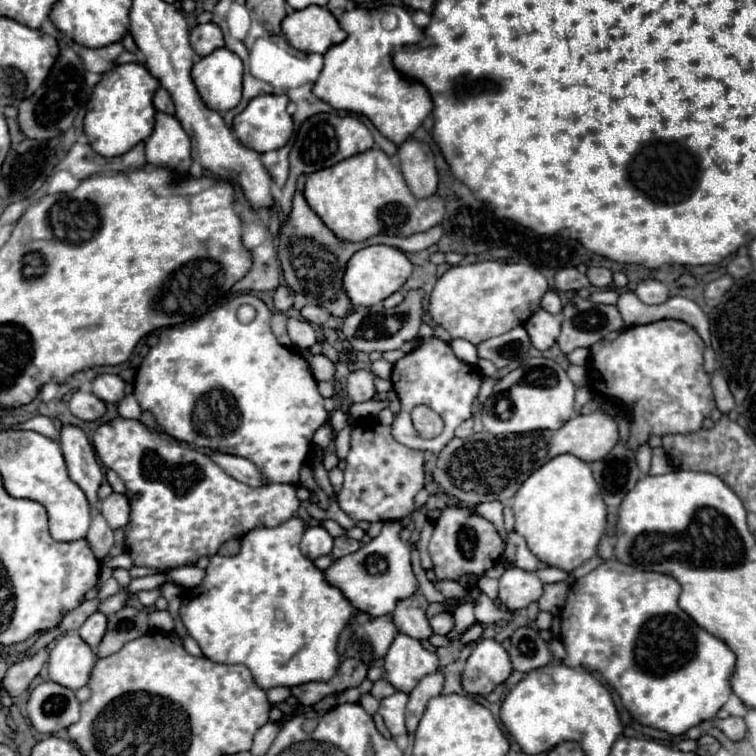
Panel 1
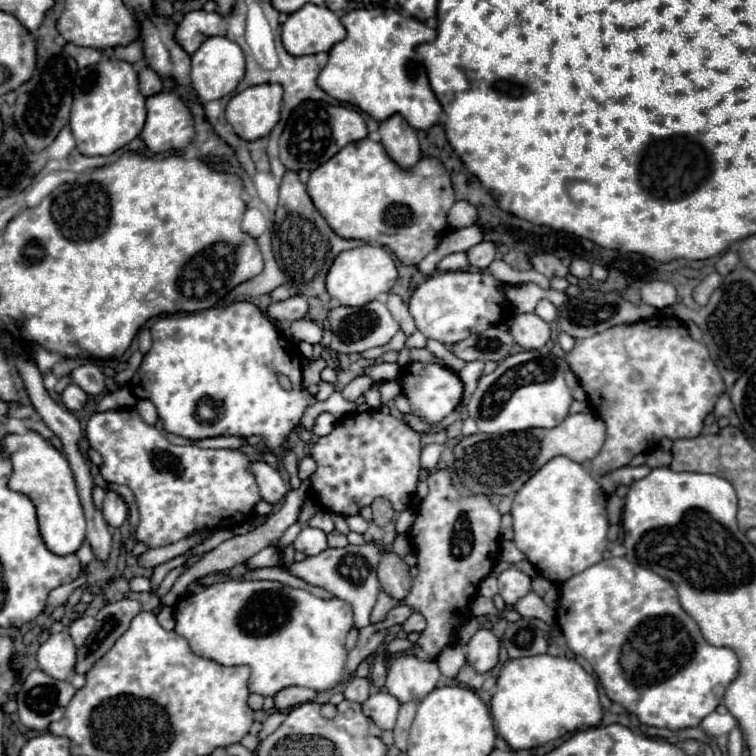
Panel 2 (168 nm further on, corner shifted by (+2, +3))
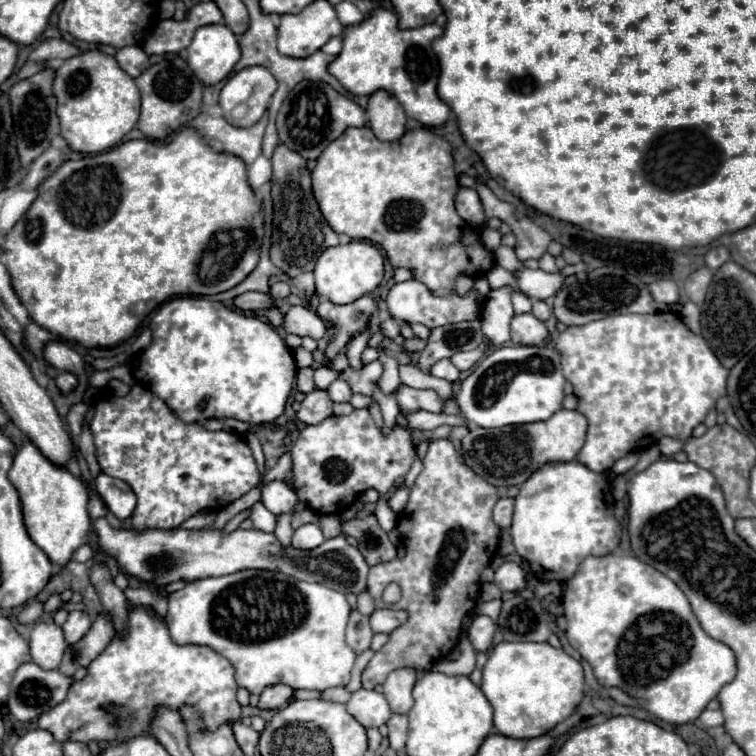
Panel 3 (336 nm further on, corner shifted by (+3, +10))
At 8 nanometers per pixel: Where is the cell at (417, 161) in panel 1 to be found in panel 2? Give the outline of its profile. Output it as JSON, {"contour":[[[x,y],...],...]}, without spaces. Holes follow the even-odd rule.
{"contour":[[[391,115],[389,119],[381,121],[379,135],[385,151],[399,167],[409,169],[419,161],[421,149],[419,149],[415,129],[409,127],[403,115]]]}

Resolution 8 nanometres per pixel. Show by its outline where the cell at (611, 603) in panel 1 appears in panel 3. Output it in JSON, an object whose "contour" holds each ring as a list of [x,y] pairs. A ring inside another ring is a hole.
{"contour":[[[590,556],[586,558],[578,572],[566,580],[566,588],[564,588],[564,616],[566,616],[566,636],[568,636],[568,642],[572,644],[572,648],[576,648],[584,660],[588,660],[588,664],[592,666],[594,670],[594,676],[596,680],[602,684],[602,686],[616,686],[616,688],[622,688],[624,692],[628,692],[632,698],[638,698],[642,708],[648,710],[650,714],[654,714],[656,718],[664,720],[664,722],[670,722],[670,724],[686,724],[686,722],[694,722],[702,710],[708,706],[710,700],[714,700],[720,692],[720,688],[728,682],[734,680],[736,676],[736,656],[732,652],[732,648],[728,648],[726,644],[718,642],[718,640],[712,640],[700,626],[700,622],[696,620],[692,608],[690,608],[690,602],[688,598],[684,596],[684,592],[668,578],[664,576],[662,572],[658,572],[656,568],[640,562],[636,556]]]}

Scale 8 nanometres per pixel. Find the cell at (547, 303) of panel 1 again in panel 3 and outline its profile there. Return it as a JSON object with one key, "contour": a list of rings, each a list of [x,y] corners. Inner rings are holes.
{"contour":[[[536,300],[534,302],[534,308],[532,308],[532,314],[536,318],[540,318],[540,320],[546,322],[550,318],[550,314],[552,314],[552,306],[548,302],[544,302],[544,300]]]}

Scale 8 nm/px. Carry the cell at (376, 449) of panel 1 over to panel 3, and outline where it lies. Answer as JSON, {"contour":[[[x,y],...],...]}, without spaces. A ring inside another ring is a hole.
{"contour":[[[366,408],[354,410],[348,416],[330,416],[328,420],[300,430],[296,444],[290,450],[294,462],[292,488],[316,514],[342,514],[368,488],[386,494],[404,484],[404,478],[414,462],[416,448],[410,430],[396,424],[384,434],[372,420]]]}

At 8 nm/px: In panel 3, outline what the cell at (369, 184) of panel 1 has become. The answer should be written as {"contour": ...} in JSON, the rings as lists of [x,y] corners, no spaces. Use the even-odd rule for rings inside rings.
{"contour":[[[362,126],[362,128],[348,128],[340,138],[336,138],[336,140],[320,154],[320,158],[316,160],[316,168],[312,170],[312,192],[314,192],[314,196],[316,196],[316,202],[320,204],[320,210],[322,210],[324,218],[328,220],[328,224],[332,224],[332,228],[336,228],[336,232],[346,234],[346,236],[350,236],[352,240],[370,240],[370,242],[374,242],[374,244],[380,244],[380,246],[386,250],[386,254],[388,254],[388,258],[390,258],[390,262],[392,262],[394,268],[414,268],[414,270],[416,270],[414,278],[420,280],[420,282],[424,282],[424,284],[428,284],[428,288],[432,288],[432,292],[452,292],[452,290],[454,290],[454,278],[456,278],[456,274],[464,272],[464,274],[472,274],[472,276],[478,278],[478,276],[486,274],[486,272],[494,266],[494,254],[488,252],[488,250],[482,246],[480,238],[474,234],[474,228],[468,226],[468,224],[456,214],[456,210],[454,210],[454,196],[456,196],[456,190],[458,190],[458,180],[456,180],[456,172],[454,172],[452,148],[450,148],[450,144],[448,144],[444,138],[432,134],[432,132],[426,130],[426,128],[408,130],[408,132],[404,134],[404,138],[400,138],[398,142],[380,142],[380,140],[376,140],[374,132],[372,132],[368,126]]]}

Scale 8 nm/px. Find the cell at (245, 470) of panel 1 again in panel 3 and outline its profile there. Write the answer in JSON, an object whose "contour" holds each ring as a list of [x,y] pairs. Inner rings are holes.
{"contour":[[[274,480],[274,482],[268,482],[262,490],[262,504],[274,512],[276,516],[280,514],[286,514],[286,512],[292,512],[294,504],[298,502],[298,496],[296,492],[282,480]]]}

